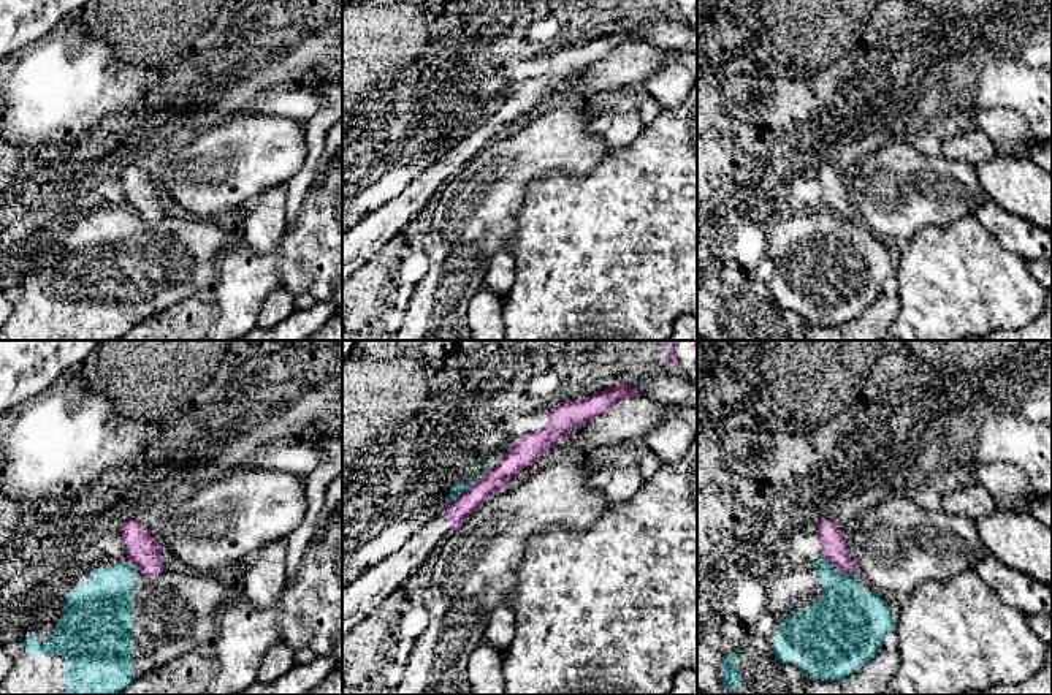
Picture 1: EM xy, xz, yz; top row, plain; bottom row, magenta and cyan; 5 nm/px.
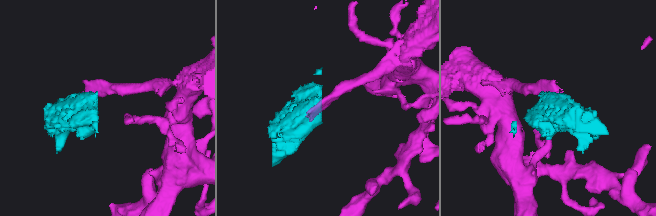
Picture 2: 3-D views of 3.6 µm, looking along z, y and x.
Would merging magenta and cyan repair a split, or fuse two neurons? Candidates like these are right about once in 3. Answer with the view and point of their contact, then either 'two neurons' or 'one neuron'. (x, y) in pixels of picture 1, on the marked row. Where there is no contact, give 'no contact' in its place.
yz (838, 569) | two neurons

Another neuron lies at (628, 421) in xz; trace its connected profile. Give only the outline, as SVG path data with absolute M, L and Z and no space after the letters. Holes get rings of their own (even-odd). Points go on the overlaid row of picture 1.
M627 397L612 405L604 415L570 432L559 445L585 458L605 445L642 442L667 412L667 404L646 397Z

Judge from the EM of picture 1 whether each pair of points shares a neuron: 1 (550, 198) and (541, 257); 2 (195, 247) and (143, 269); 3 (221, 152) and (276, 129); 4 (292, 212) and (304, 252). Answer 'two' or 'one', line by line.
1: one
2: one
3: one
4: two

